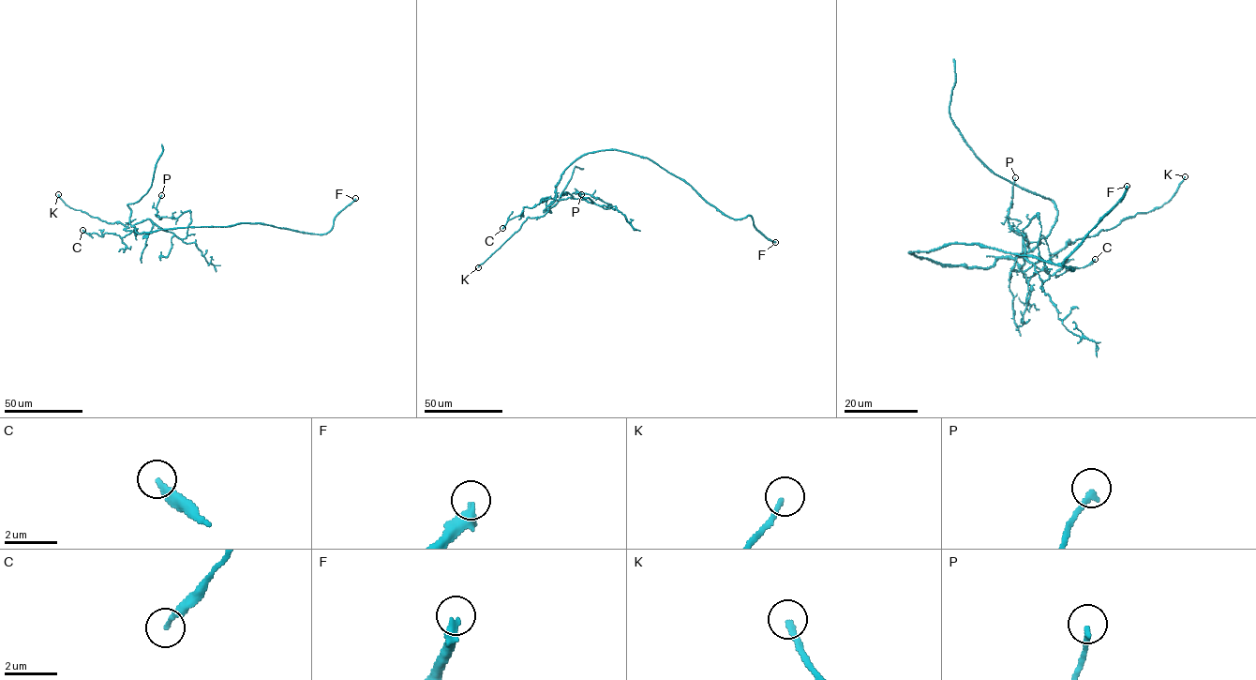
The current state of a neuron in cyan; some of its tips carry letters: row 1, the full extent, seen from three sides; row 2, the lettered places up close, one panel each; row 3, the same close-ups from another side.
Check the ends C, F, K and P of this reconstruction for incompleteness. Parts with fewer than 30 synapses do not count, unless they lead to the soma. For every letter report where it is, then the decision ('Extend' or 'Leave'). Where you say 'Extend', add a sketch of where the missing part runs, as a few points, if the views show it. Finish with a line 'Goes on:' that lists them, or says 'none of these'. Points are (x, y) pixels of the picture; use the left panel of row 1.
C: Place: (82, 230). Leave
F: Place: (355, 198). Leave
K: Place: (58, 194). Leave
P: Place: (161, 195). Leave
Goes on: none of these

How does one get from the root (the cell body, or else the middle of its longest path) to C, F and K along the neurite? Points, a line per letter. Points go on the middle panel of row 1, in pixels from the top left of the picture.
C: (595, 152), (581, 156), (566, 169), (555, 186), (554, 198), (524, 206), (502, 228)
F: (595, 152), (617, 149), (649, 158), (683, 179), (725, 215), (735, 219), (750, 216), (754, 226), (775, 242)
K: (595, 152), (581, 156), (566, 169), (555, 186), (555, 201), (544, 215), (528, 218), (478, 267)

